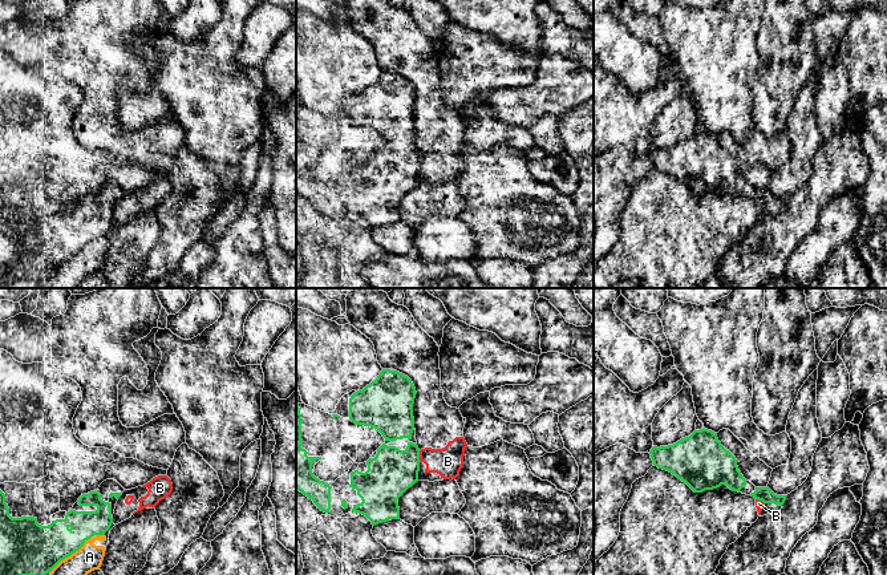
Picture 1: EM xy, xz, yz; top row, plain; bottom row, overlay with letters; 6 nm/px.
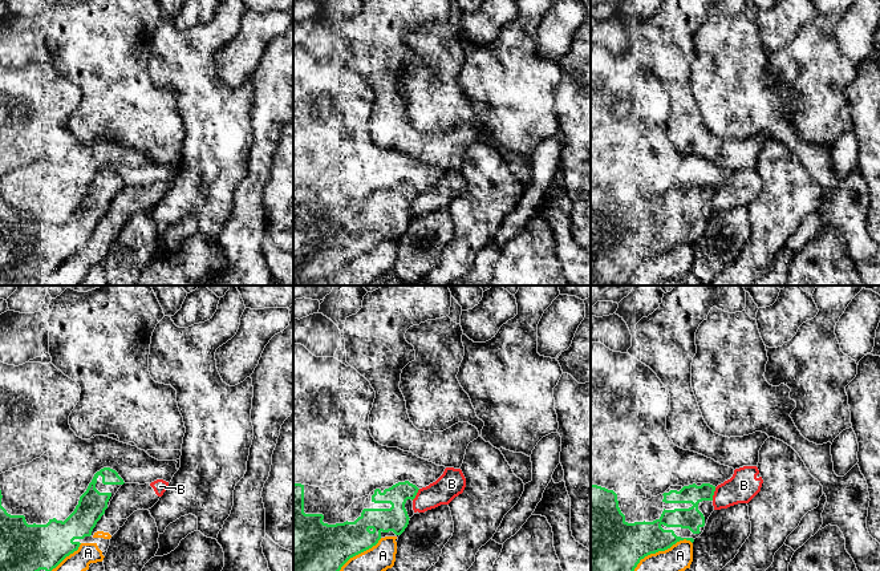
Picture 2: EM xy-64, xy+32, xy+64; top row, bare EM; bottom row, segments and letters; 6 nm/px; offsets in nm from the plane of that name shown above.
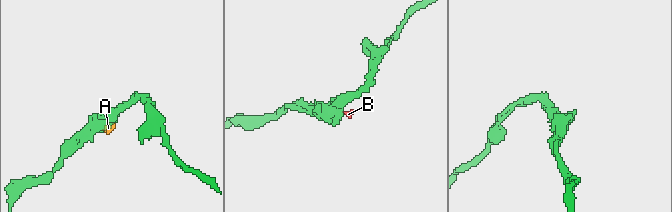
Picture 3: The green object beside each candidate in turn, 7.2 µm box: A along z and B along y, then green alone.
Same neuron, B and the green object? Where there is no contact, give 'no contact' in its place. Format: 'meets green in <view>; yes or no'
meets green in xz; no

